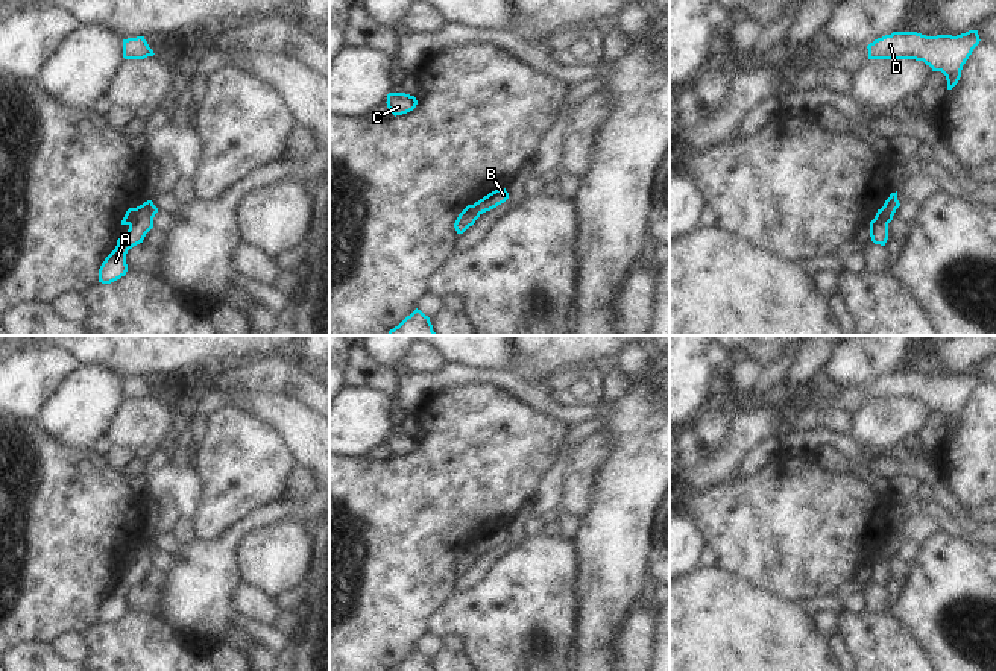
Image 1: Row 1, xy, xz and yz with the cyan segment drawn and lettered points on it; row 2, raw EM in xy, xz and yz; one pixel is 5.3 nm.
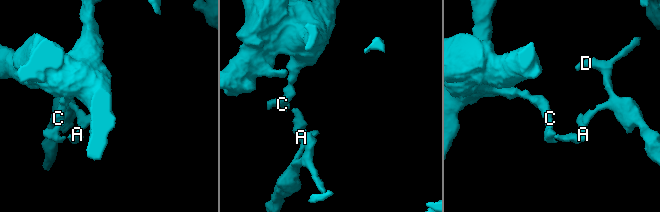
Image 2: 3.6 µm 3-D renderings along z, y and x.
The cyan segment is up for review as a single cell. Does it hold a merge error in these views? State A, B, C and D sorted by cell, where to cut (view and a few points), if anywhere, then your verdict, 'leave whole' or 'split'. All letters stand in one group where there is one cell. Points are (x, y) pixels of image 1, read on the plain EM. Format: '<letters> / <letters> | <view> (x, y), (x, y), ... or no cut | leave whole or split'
A B C / D | xy (137, 548), (128, 563) | split

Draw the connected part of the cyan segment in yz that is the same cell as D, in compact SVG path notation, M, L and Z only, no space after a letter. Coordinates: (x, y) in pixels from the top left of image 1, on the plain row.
M978 370L966 373L926 376L917 372L893 372L867 386L868 399L916 399L923 401L932 411L941 411L952 430L973 389L979 384Z

